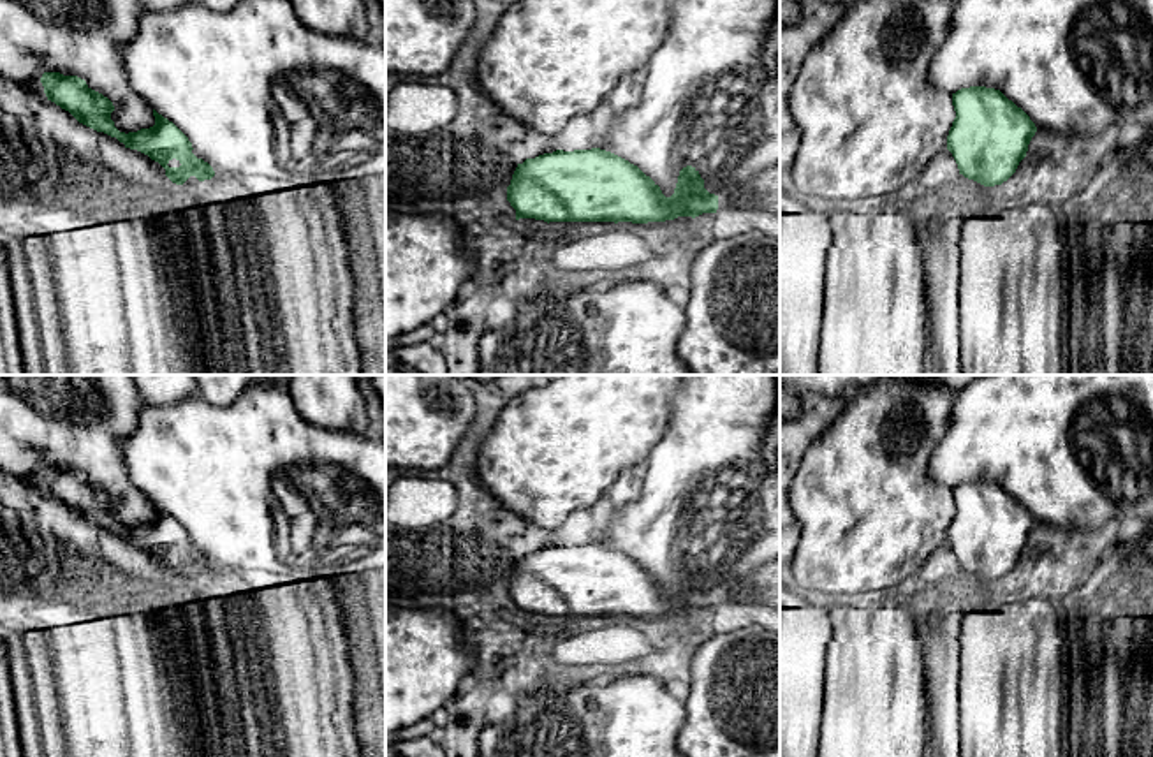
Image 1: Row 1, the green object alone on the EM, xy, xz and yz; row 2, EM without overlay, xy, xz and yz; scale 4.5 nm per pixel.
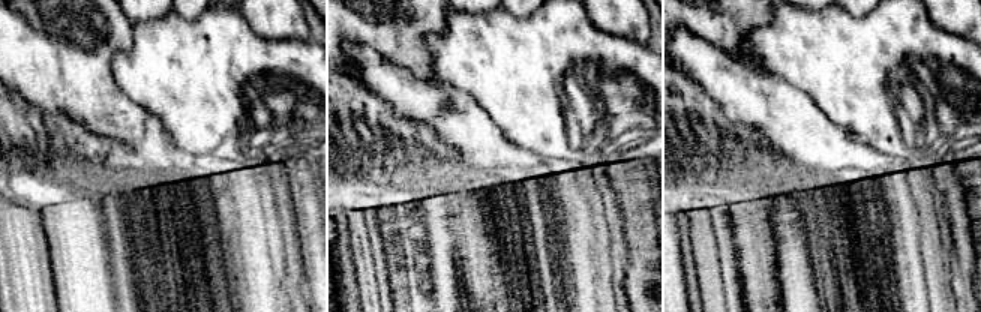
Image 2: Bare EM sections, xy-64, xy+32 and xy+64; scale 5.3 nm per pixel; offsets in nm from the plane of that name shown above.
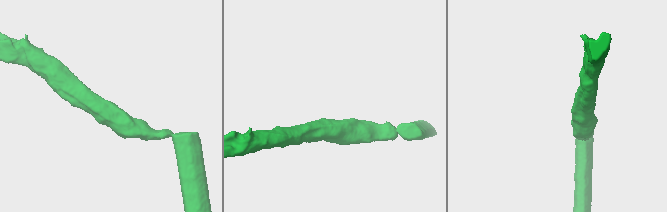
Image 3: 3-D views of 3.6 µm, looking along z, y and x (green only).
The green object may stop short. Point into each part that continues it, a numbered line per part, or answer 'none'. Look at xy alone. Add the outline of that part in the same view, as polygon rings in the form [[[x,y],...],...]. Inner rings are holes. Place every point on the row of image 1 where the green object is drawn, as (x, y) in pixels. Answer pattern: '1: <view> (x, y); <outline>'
none

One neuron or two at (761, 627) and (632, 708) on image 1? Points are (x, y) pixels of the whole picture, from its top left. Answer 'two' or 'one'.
two

